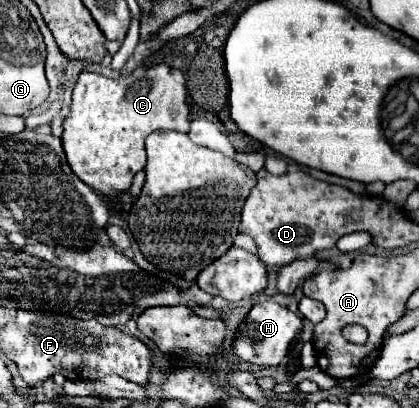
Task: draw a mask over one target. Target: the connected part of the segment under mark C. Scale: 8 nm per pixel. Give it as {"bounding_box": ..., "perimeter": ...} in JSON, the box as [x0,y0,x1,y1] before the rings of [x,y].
{"bounding_box":[63,64,189,202],"perimeter":[[[165,64],[143,68],[111,80],[93,72],[81,72],[71,112],[65,118],[63,150],[71,170],[93,190],[117,202],[117,194],[131,188],[133,176],[145,168],[145,138],[155,130],[189,132],[185,76]]]}

